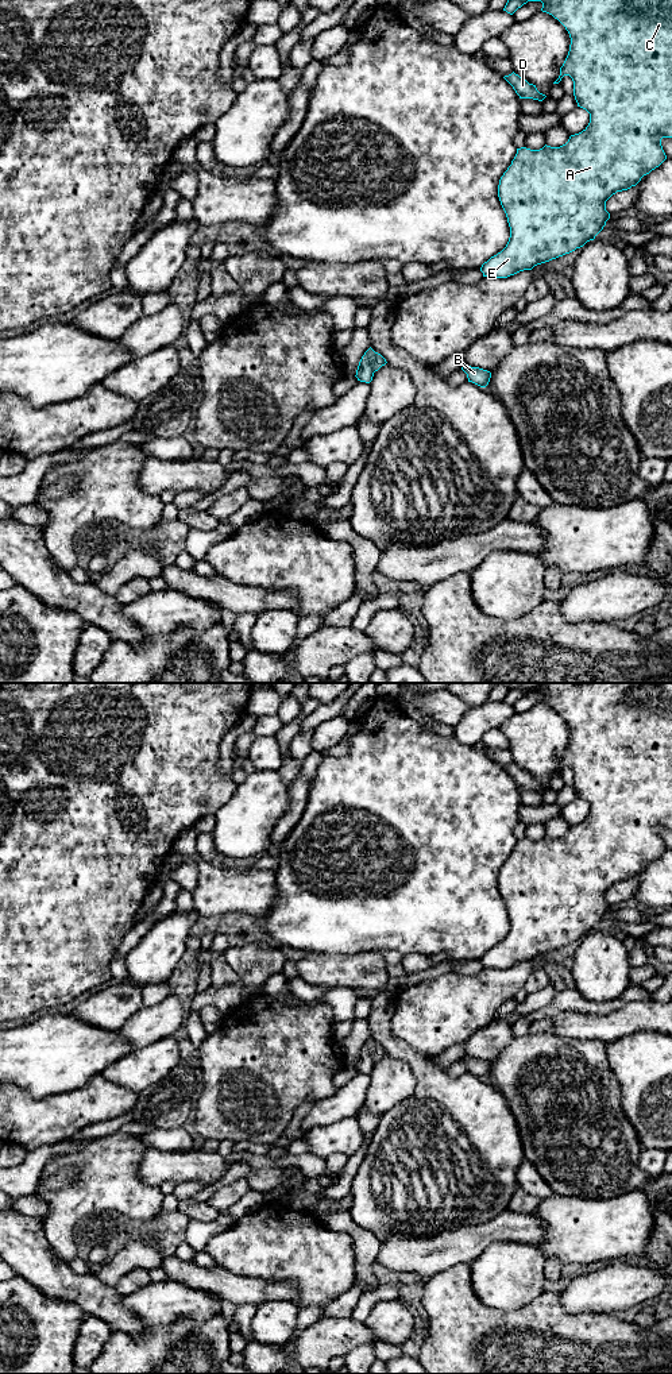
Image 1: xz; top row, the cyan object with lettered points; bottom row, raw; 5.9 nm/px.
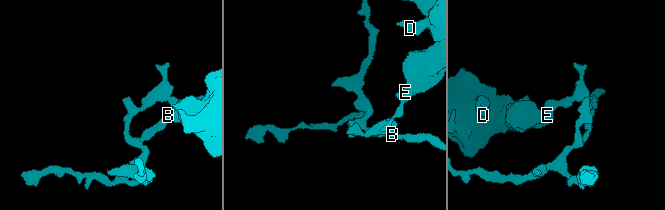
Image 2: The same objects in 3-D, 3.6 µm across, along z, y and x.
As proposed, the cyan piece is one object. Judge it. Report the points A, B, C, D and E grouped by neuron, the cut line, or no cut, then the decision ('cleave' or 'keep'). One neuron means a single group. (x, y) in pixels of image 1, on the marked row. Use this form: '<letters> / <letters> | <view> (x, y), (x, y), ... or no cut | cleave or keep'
A C D E / B | xz (374, 351), (371, 358), (373, 371) | cleave

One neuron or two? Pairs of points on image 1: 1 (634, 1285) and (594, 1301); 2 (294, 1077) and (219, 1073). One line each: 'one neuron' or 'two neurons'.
1: one neuron
2: one neuron

